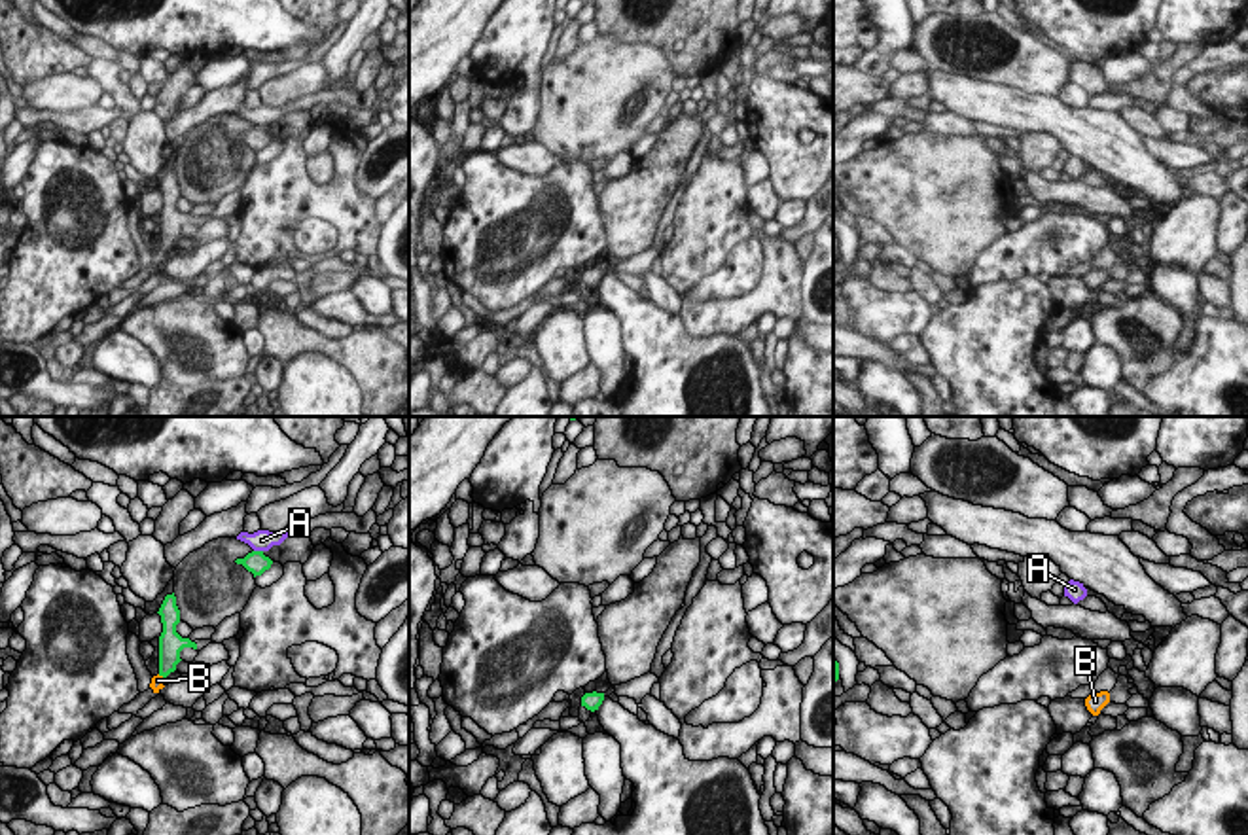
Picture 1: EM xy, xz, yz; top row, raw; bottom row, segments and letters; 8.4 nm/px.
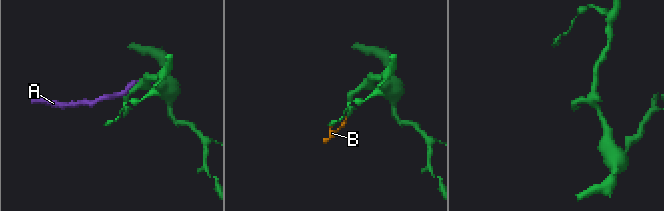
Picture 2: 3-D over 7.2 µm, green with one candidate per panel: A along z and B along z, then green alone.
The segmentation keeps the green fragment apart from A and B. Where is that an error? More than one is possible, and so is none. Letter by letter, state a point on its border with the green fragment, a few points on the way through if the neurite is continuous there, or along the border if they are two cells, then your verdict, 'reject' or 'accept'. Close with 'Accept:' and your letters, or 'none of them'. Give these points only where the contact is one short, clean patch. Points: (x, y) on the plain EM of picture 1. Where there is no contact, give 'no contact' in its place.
A: xy (258, 127) | reject
B: xy (161, 250) | across xy (169, 222), (169, 235), (161, 250), (158, 256) | accept
Accept: B

